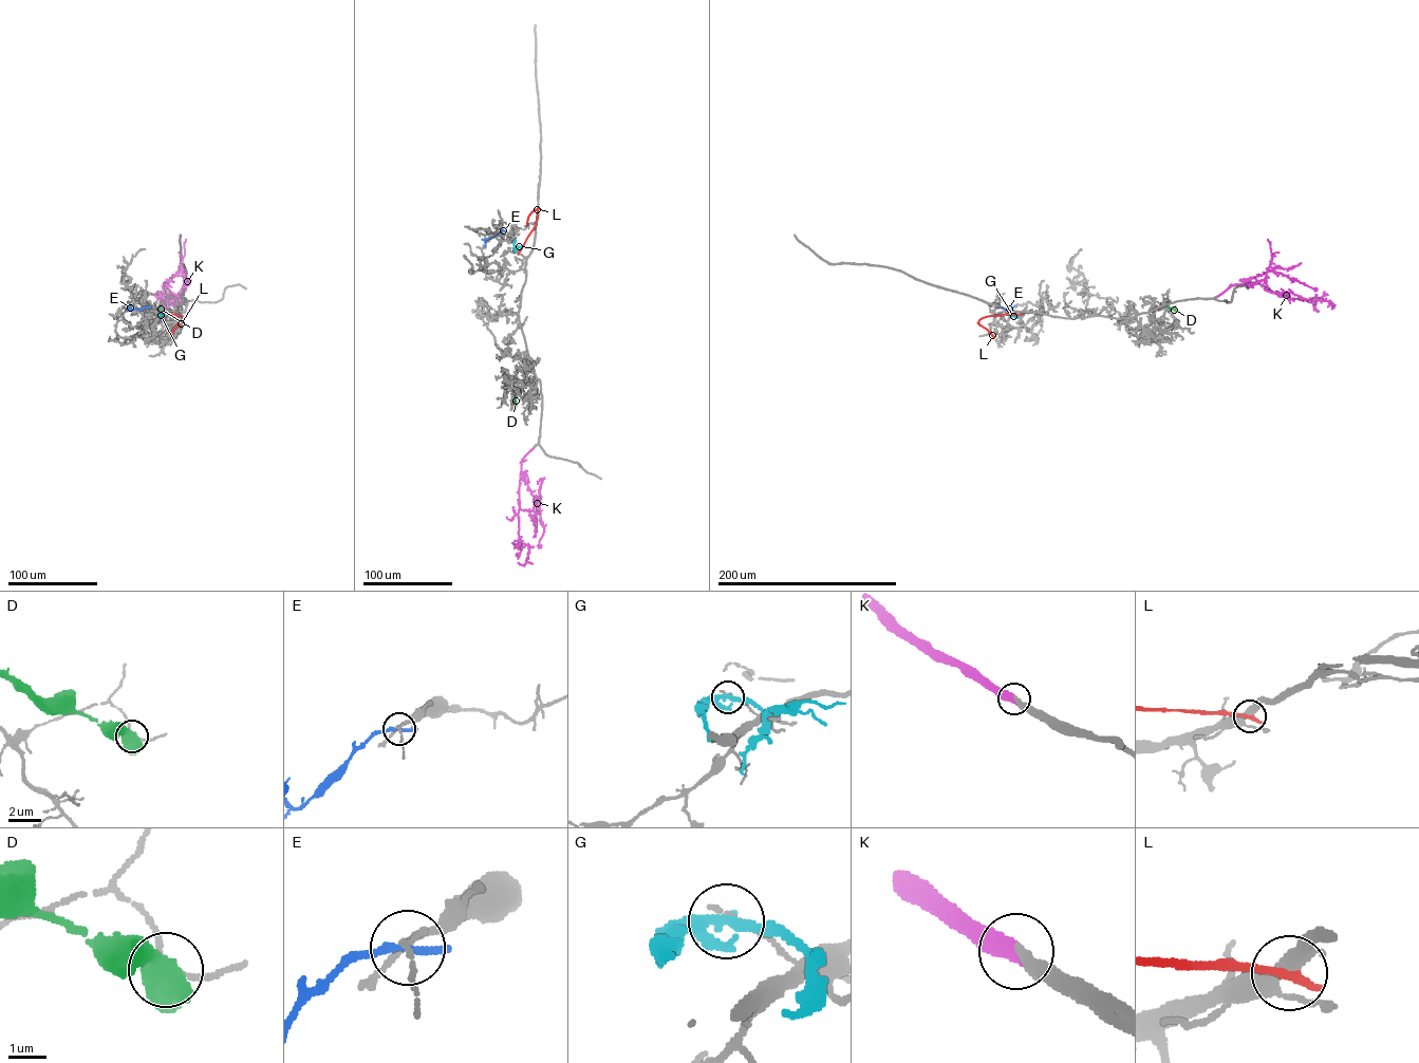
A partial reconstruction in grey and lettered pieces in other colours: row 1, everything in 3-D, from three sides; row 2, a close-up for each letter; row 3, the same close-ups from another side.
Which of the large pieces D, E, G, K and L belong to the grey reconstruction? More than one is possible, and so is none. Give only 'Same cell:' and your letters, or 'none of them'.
Same cell: K

